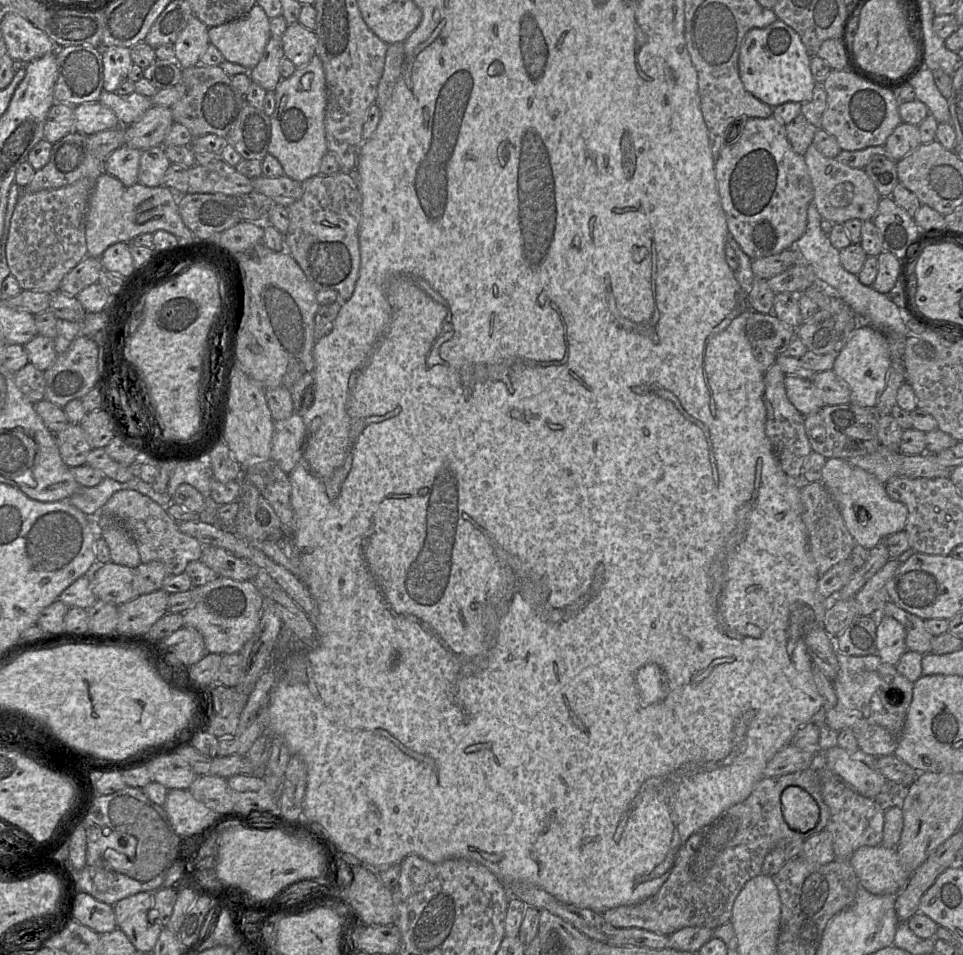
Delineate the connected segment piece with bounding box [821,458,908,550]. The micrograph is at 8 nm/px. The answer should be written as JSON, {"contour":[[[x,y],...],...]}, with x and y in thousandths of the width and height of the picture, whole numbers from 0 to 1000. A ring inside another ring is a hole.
{"contour":[[[860,480],[854,491],[854,506],[864,519],[888,568],[901,576],[920,562],[939,555],[943,533],[927,524],[916,506],[907,496],[884,487],[880,482]]]}

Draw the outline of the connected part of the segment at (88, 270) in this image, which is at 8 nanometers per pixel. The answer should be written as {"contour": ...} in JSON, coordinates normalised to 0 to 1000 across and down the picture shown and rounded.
{"contour":[[[90,267],[65,290],[61,305],[71,310],[80,310],[87,302],[102,295],[106,282],[105,269]]]}

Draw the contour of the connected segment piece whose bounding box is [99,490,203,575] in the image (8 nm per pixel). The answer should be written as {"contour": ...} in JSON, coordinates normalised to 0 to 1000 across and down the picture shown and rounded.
{"contour":[[[139,513],[120,515],[103,536],[104,541],[121,545],[139,565],[146,590],[166,588],[174,602],[186,602],[198,587],[208,586],[210,571],[202,563],[187,557],[185,547],[178,542],[172,531],[168,531],[153,519]]]}

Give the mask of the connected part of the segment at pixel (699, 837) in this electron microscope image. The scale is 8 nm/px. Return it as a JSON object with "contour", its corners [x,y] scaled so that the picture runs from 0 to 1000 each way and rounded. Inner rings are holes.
{"contour":[[[849,798],[839,805],[804,814],[793,814],[783,823],[780,831],[769,841],[763,842],[749,851],[744,858],[726,868],[705,889],[700,907],[693,921],[678,938],[657,948],[634,951],[625,956],[628,964],[641,972],[665,972],[690,980],[711,971],[733,971],[742,973],[758,964],[761,946],[771,929],[780,919],[791,914],[795,895],[805,888],[815,888],[828,879],[838,880],[858,867],[862,849],[854,836]],[[819,823],[836,826],[848,840],[852,855],[847,865],[840,871],[822,869],[814,858],[811,832]]]}

